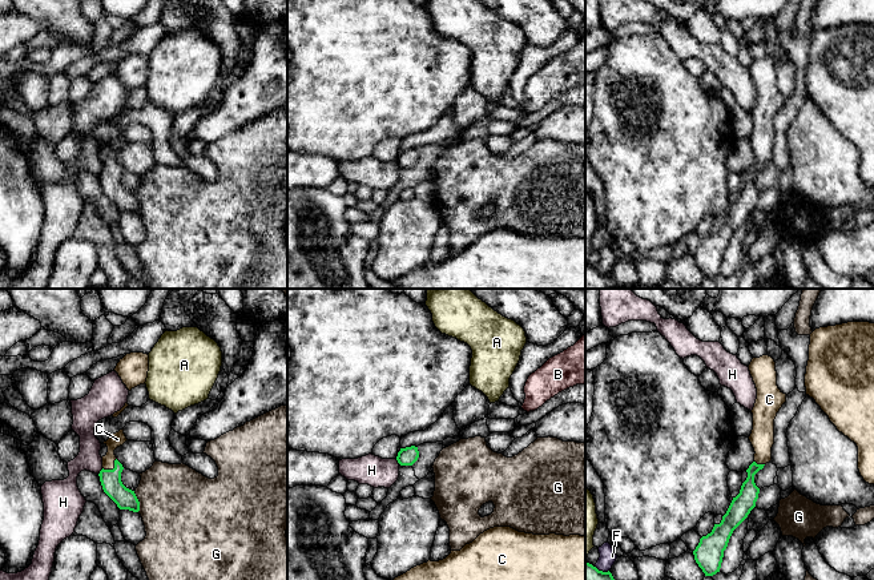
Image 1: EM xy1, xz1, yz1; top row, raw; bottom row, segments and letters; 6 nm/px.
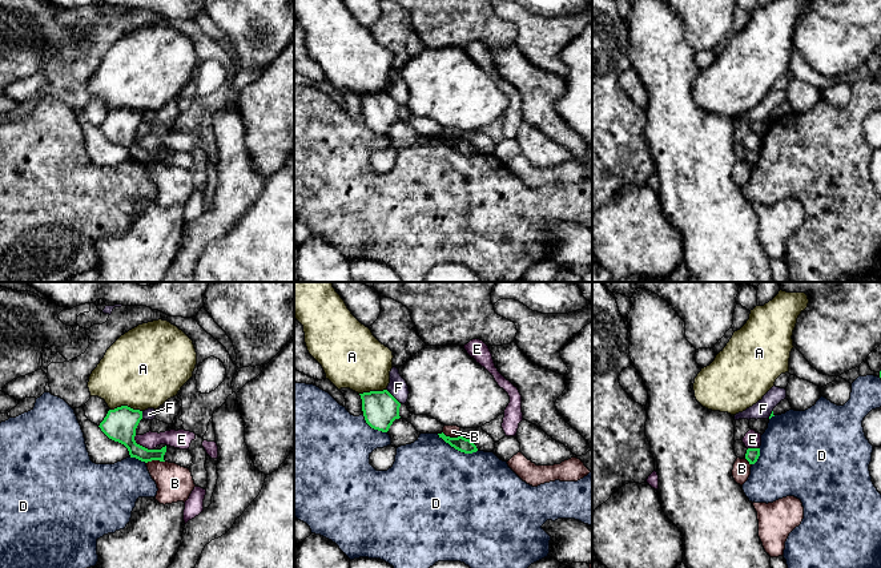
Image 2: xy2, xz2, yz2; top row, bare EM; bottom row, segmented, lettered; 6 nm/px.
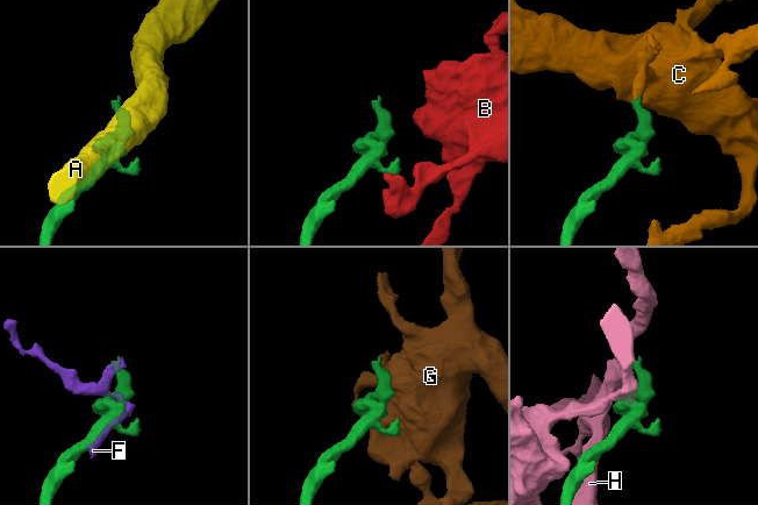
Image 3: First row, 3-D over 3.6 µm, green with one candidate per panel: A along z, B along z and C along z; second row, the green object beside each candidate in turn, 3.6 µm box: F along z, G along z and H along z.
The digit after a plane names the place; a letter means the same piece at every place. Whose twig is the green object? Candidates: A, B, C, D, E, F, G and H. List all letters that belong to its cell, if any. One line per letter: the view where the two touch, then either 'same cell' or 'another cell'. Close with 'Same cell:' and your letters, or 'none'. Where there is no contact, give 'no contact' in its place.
A: xy2 | another cell
B: xz2 | another cell
C: xy1 | same cell
D: xz2 | another cell
E: xy2 | another cell
F: xz2 | another cell
G: xy1 | another cell
H: xy1 | another cell
Same cell: C

